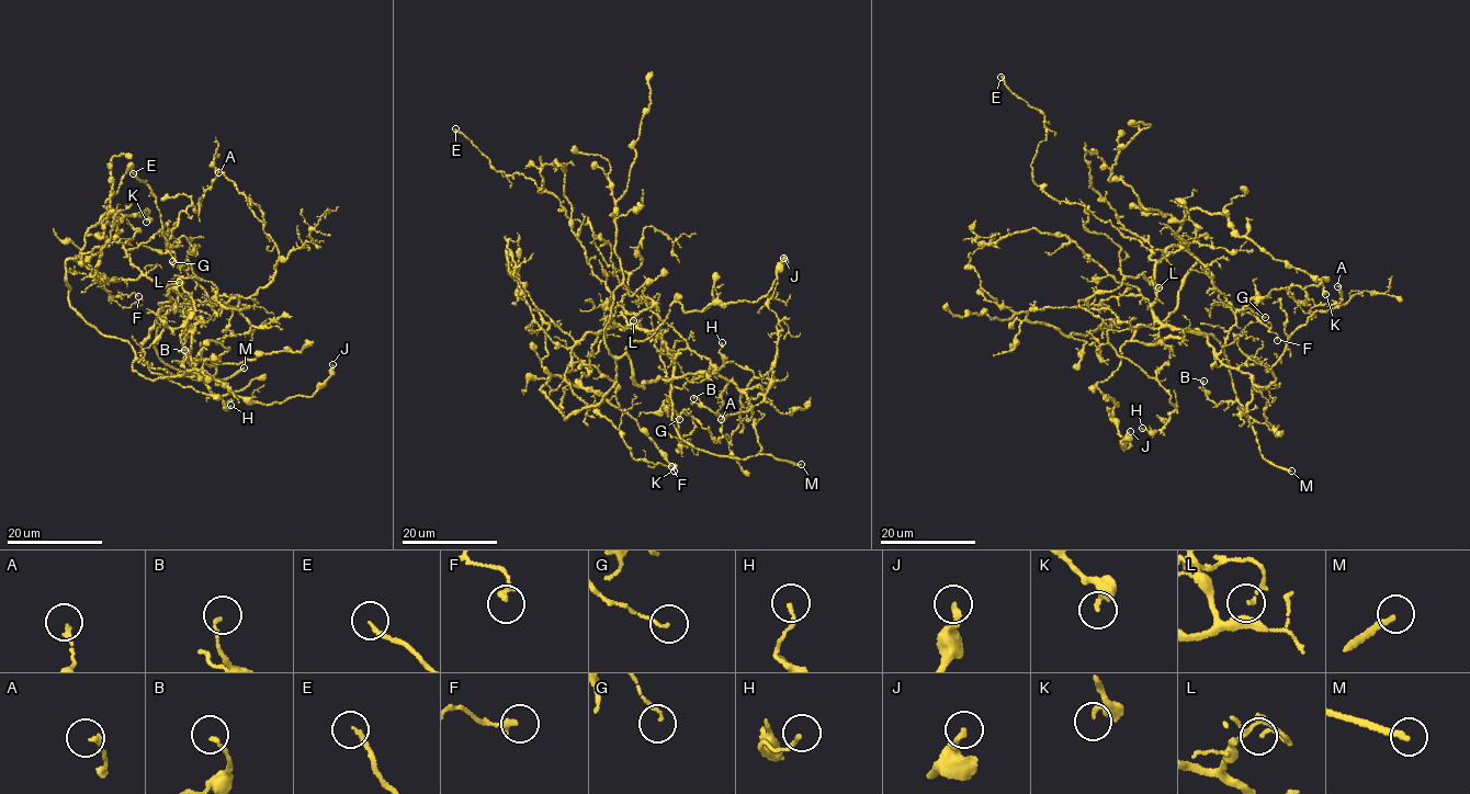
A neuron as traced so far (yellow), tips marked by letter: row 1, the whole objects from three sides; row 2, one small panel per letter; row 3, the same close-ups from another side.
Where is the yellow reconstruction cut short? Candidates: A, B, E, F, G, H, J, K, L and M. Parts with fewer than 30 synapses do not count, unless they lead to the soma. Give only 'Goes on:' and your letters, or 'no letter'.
Goes on: M

